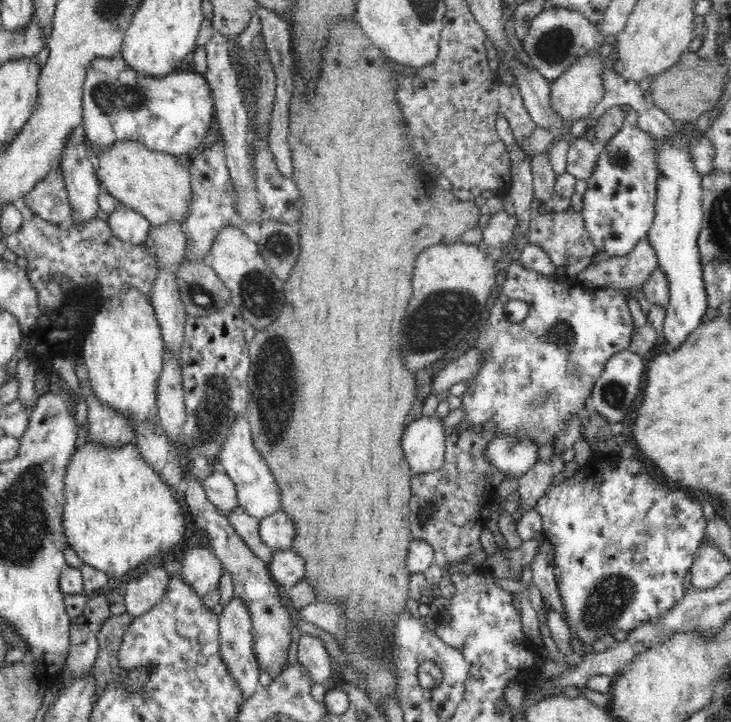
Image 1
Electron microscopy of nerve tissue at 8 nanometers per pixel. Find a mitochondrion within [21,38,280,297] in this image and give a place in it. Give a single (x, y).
(110, 98)

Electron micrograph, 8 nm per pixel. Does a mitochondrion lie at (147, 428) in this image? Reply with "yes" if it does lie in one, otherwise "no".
no

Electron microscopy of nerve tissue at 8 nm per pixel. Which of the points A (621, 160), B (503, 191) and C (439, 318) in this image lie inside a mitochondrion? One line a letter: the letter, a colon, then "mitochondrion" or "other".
A: other
B: other
C: mitochondrion

